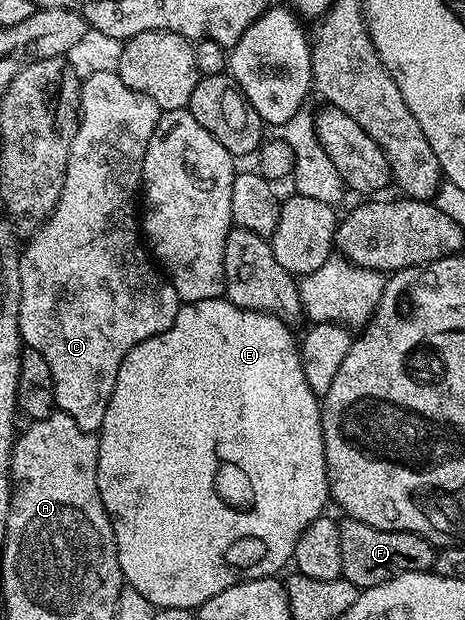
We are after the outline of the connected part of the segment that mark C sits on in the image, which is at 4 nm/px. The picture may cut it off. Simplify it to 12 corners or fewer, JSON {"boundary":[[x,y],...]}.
{"boundary":[[97,71],[20,254],[20,333],[99,434],[182,304],[138,220],[161,109]]}

